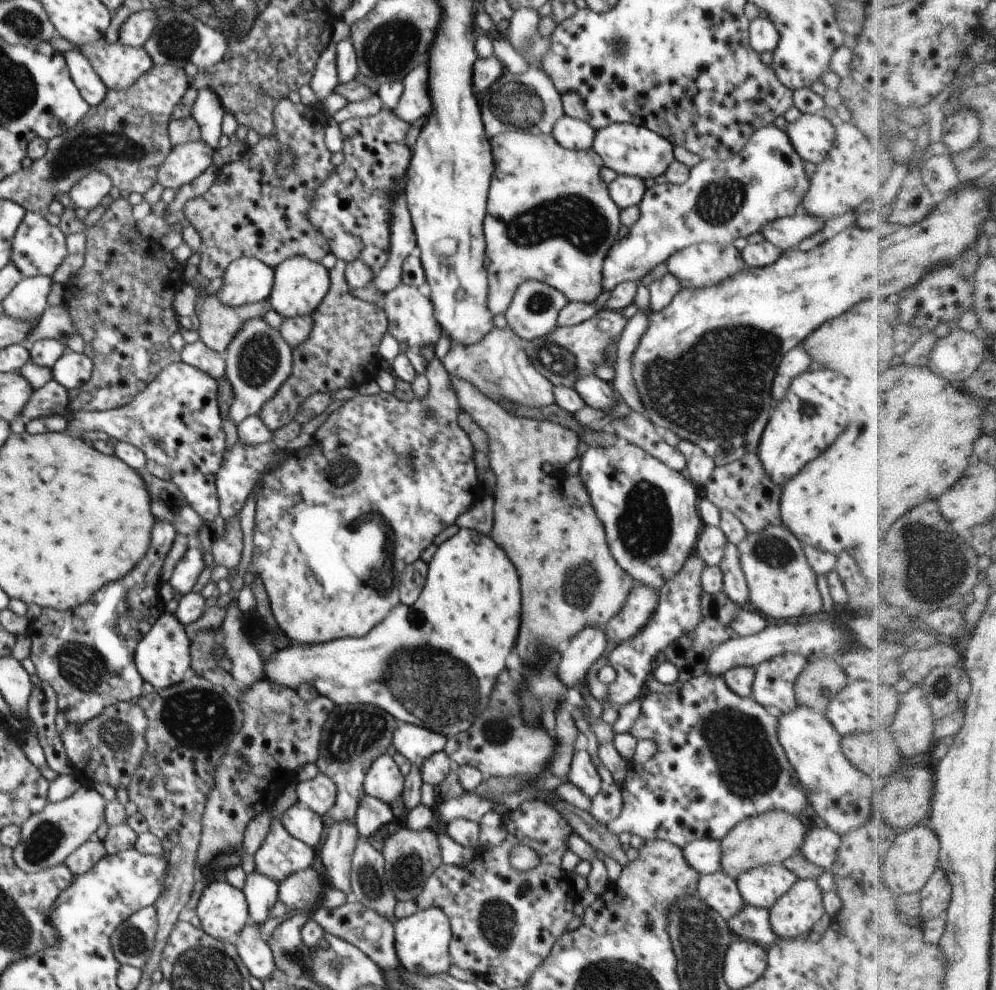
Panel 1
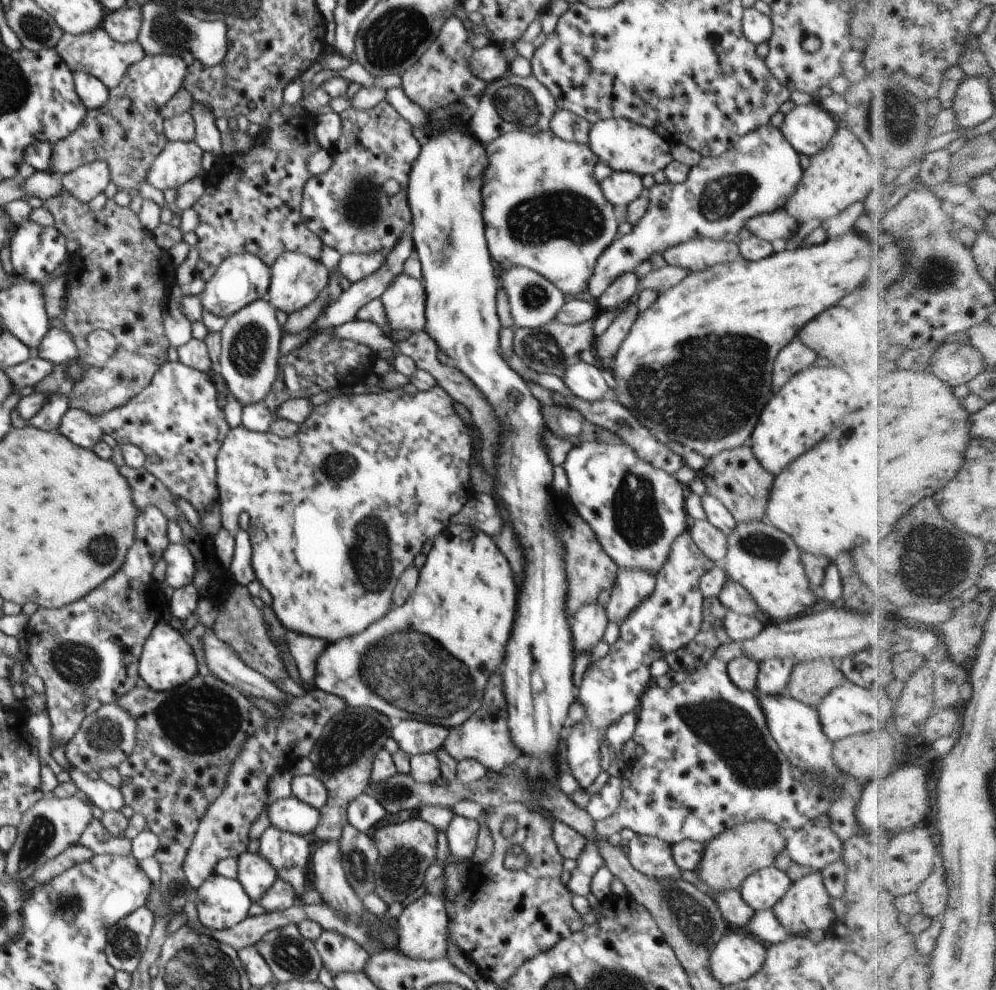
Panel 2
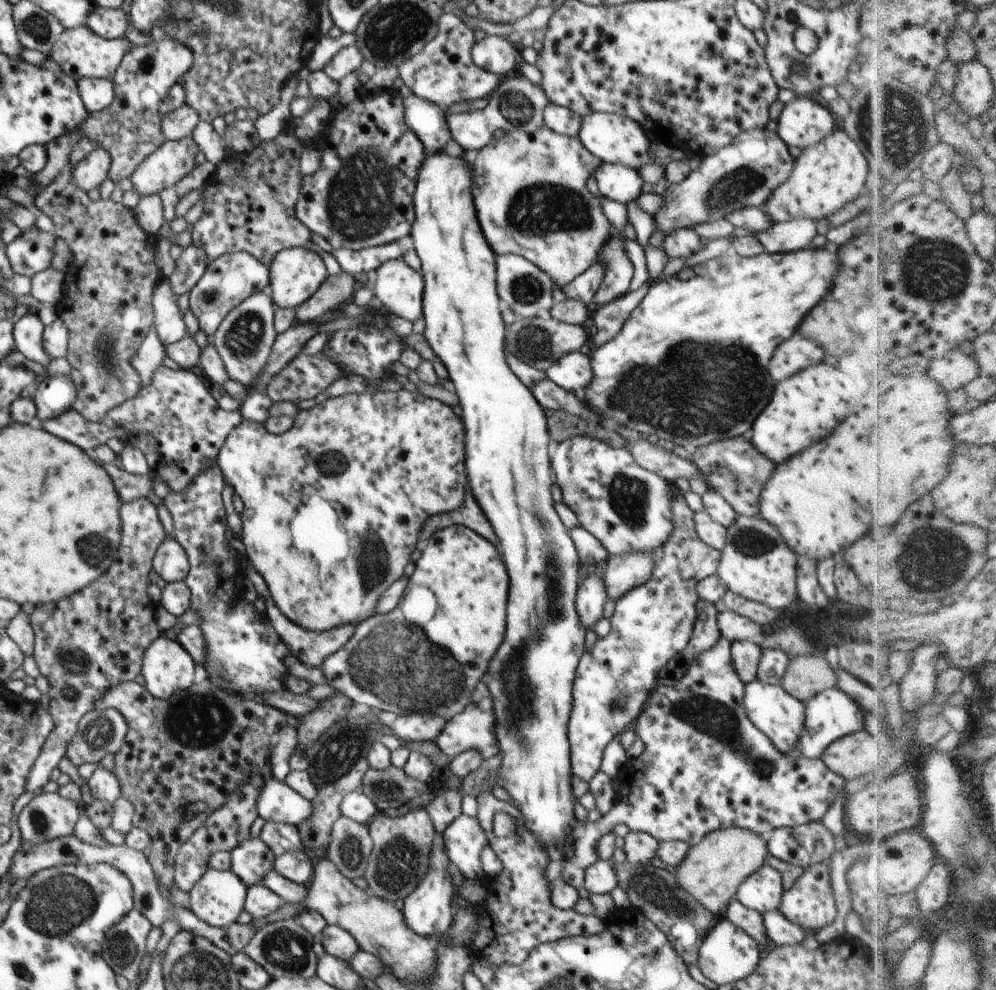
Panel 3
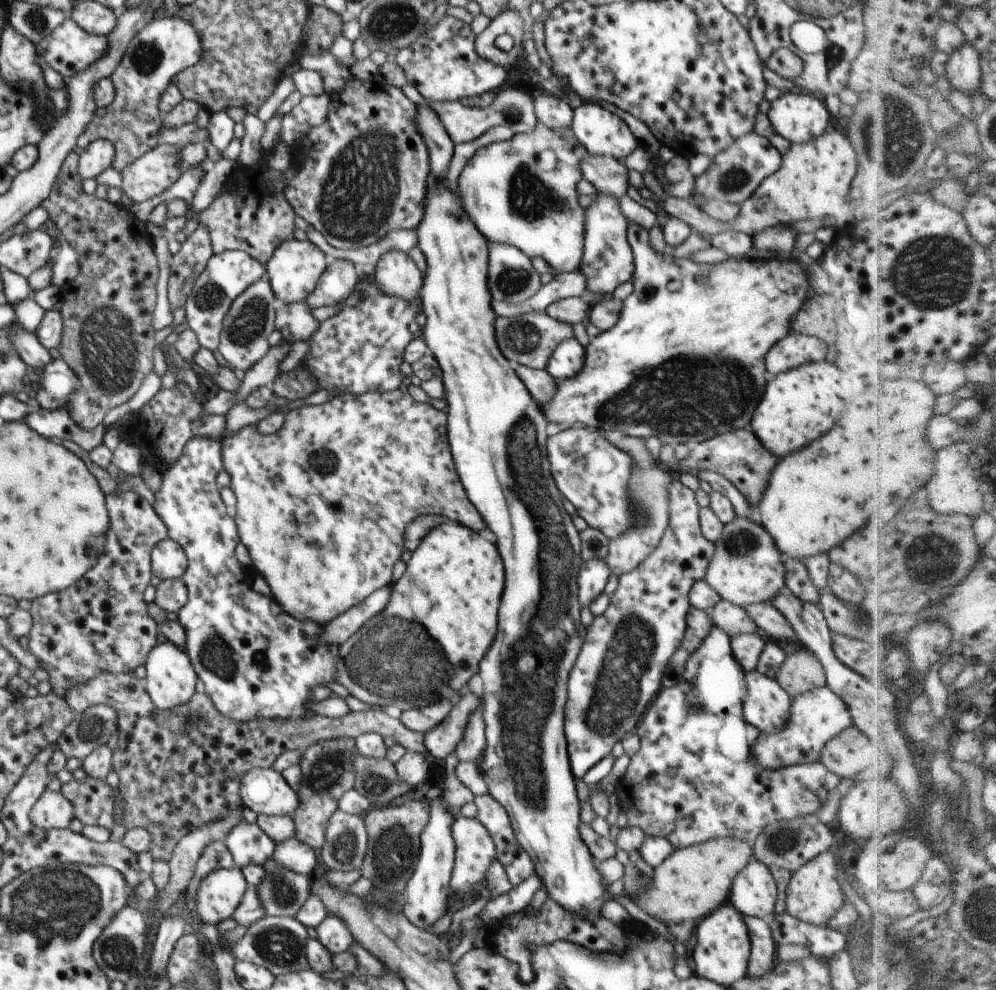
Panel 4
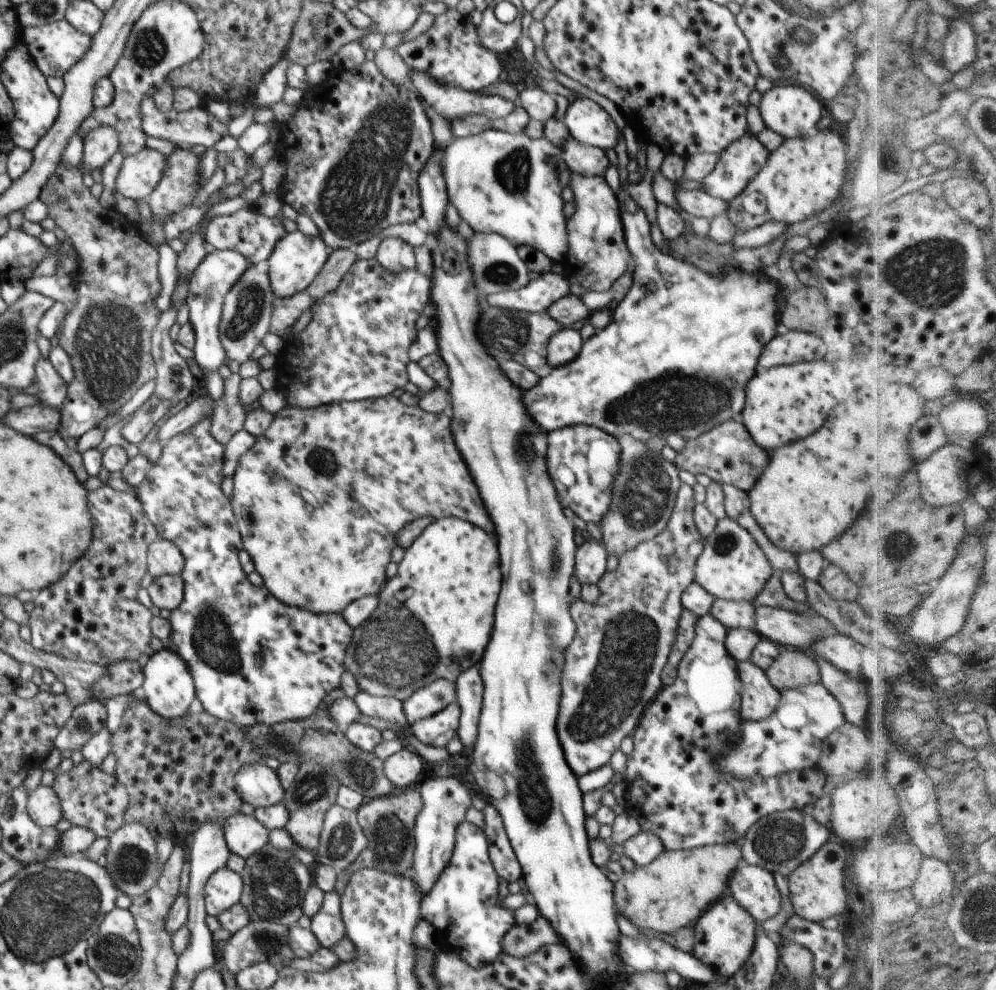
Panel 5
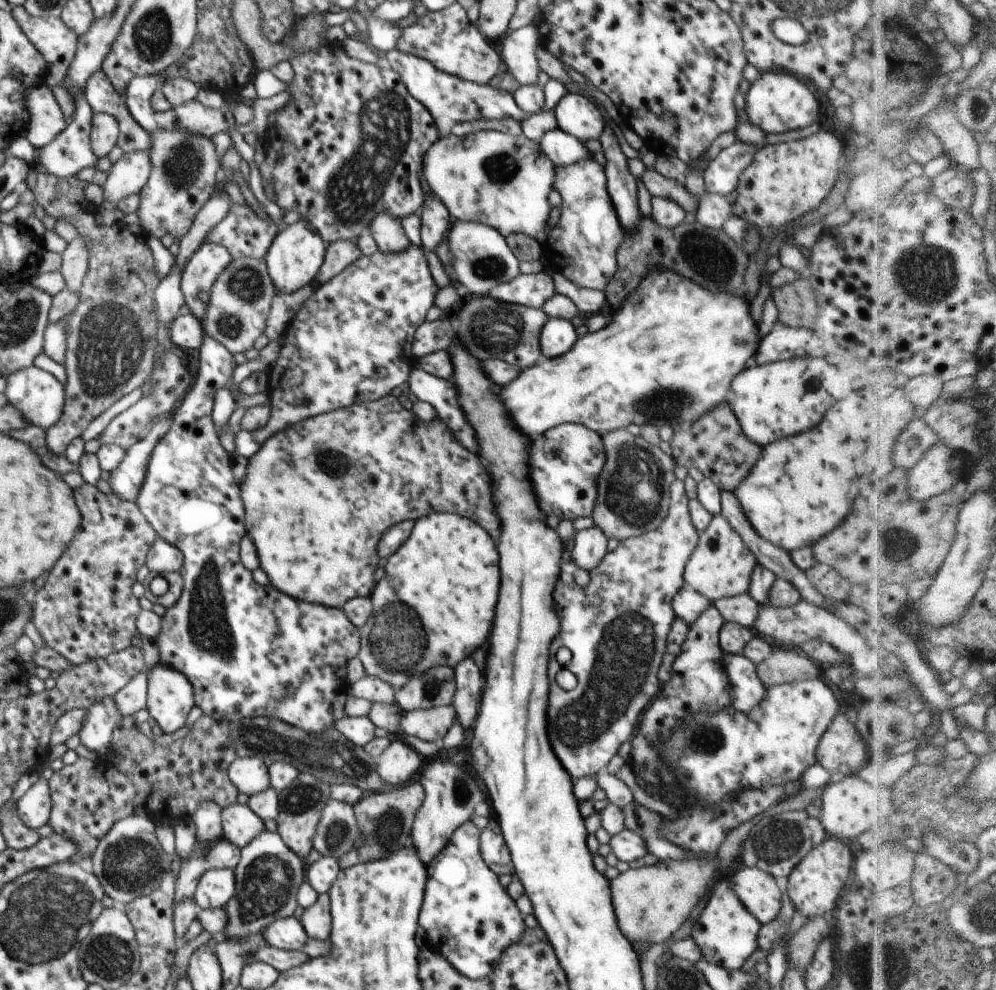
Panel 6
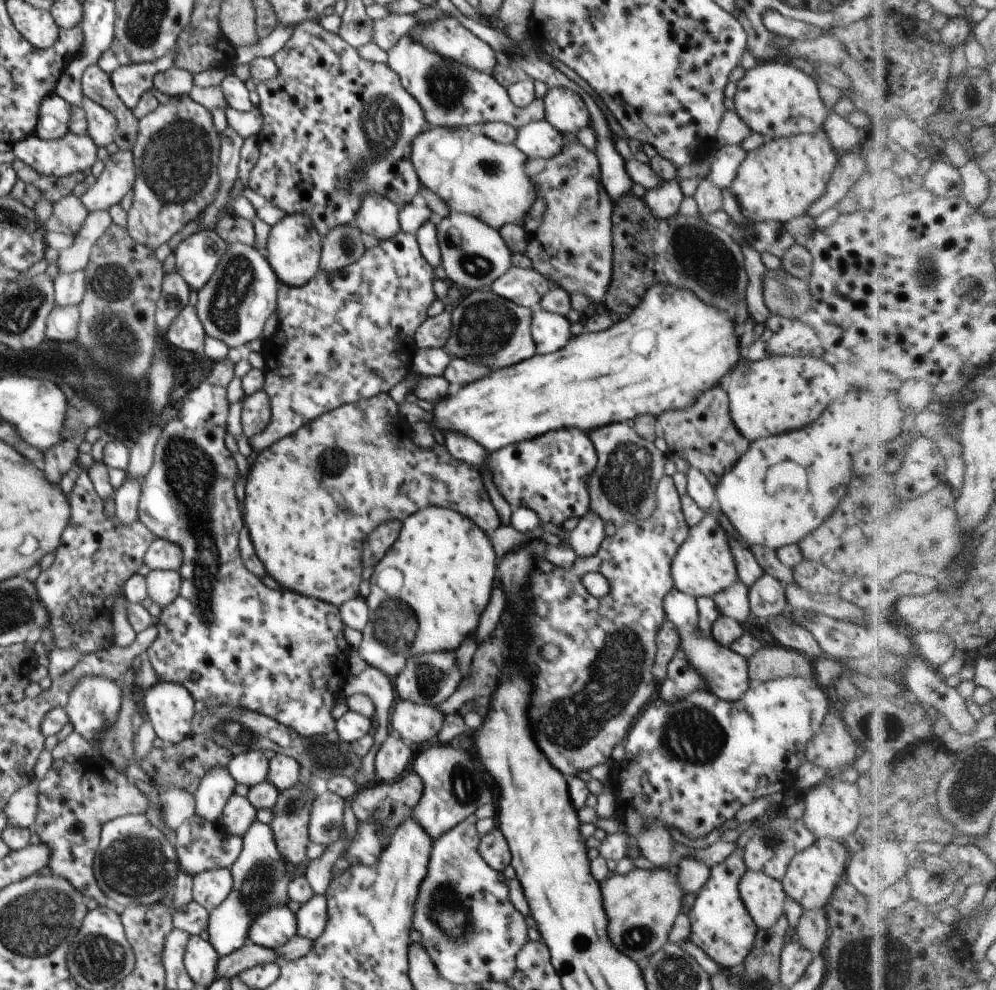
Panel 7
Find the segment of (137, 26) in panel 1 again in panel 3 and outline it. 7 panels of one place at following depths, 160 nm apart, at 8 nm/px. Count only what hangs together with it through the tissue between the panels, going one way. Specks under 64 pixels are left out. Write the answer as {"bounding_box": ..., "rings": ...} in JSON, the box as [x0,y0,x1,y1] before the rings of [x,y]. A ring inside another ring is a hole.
{"bounding_box":[86,5,130,38],"rings":[[[94,5],[88,14],[86,26],[101,38],[123,38],[130,26],[129,14],[126,14],[122,8],[108,9]]]}

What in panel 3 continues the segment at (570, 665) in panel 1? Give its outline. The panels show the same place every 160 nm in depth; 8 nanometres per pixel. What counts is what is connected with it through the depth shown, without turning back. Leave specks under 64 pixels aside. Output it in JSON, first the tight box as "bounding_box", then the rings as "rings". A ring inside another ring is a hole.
{"bounding_box":[576,574,607,629],"rings":[[[592,574],[580,582],[576,596],[576,611],[584,628],[594,629],[596,622],[603,618],[607,599],[602,578]]]}

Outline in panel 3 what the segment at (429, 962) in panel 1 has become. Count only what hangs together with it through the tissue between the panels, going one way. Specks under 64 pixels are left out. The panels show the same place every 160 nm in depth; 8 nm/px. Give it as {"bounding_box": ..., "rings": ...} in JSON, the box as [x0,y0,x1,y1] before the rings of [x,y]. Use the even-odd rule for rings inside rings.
{"bounding_box":[401,835,456,937],"rings":[[[439,835],[430,846],[430,856],[428,856],[428,872],[426,876],[420,880],[416,890],[410,892],[404,898],[404,909],[401,911],[404,916],[406,926],[416,932],[419,936],[435,937],[443,935],[450,928],[453,920],[452,900],[456,888],[448,876],[448,866],[450,866],[450,858],[446,854],[444,840]]]}

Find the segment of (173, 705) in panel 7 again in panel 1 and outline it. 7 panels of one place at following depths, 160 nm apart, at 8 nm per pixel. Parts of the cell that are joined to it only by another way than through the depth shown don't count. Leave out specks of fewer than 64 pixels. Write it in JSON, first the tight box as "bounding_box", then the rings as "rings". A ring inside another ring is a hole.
{"bounding_box":[134,610,192,689],"rings":[[[164,610],[152,629],[140,640],[135,654],[134,663],[140,676],[150,683],[154,689],[168,688],[187,679],[191,673],[192,654],[191,641],[185,627],[176,619],[175,614]]]}

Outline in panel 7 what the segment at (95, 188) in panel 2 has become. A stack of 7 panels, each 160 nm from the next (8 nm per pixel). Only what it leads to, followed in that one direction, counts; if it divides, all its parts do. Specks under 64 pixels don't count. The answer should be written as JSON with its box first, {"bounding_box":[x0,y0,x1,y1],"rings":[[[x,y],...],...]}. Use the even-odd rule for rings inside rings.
{"bounding_box":[81,97,116,147],"rings":[[[84,97],[81,107],[87,116],[87,134],[99,147],[106,147],[113,141],[116,129],[116,117],[103,106],[96,104],[88,97]]]}

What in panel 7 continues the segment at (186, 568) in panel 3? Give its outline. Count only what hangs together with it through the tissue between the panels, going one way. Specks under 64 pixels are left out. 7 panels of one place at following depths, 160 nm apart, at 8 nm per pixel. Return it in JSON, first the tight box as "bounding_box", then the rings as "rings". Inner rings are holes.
{"bounding_box":[144,538,183,571],"rings":[[[155,538],[144,555],[144,562],[151,571],[178,571],[183,561],[179,545]]]}

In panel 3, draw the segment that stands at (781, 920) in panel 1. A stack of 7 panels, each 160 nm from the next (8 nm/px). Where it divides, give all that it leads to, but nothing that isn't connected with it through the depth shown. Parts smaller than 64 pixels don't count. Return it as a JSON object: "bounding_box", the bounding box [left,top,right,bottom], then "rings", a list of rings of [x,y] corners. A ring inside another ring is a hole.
{"bounding_box":[777,862,837,933],"rings":[[[828,862],[808,866],[794,885],[783,892],[781,904],[777,910],[780,910],[787,920],[802,926],[809,933],[818,932],[831,925],[836,920],[837,907]]]}

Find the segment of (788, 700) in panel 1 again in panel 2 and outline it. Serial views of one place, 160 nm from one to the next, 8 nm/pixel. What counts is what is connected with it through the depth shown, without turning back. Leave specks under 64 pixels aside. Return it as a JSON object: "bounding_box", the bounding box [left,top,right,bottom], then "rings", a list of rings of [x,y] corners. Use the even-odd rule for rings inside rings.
{"bounding_box":[756,658,794,694],"rings":[[[770,658],[760,662],[756,689],[762,694],[785,694],[794,664],[790,658]]]}

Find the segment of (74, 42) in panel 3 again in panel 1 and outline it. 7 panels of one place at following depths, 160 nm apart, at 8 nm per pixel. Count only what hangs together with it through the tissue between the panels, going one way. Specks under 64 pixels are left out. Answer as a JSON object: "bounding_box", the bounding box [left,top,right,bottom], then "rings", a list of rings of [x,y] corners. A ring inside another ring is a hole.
{"bounding_box":[50,35,155,91],"rings":[[[57,35],[55,38],[52,38],[50,42],[51,46],[54,47],[54,50],[58,50],[62,55],[68,50],[80,50],[80,54],[84,54],[88,58],[94,72],[98,74],[99,78],[102,80],[102,83],[112,91],[126,90],[129,88],[144,74],[148,72],[152,66],[155,66],[152,62],[152,58],[148,56],[148,52],[144,50],[143,47],[130,47],[119,44],[118,42],[108,42],[105,37],[96,40],[94,44],[82,44],[77,46],[68,42],[66,38],[61,38]]]}

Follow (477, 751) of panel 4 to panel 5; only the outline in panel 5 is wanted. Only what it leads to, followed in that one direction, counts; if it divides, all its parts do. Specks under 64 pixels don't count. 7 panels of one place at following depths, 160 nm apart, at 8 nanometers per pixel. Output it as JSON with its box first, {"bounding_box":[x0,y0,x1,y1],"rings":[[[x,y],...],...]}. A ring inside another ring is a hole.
{"bounding_box":[454,667,483,746],"rings":[[[478,667],[462,671],[454,683],[461,708],[457,737],[463,746],[474,746],[483,705],[483,680]]]}

